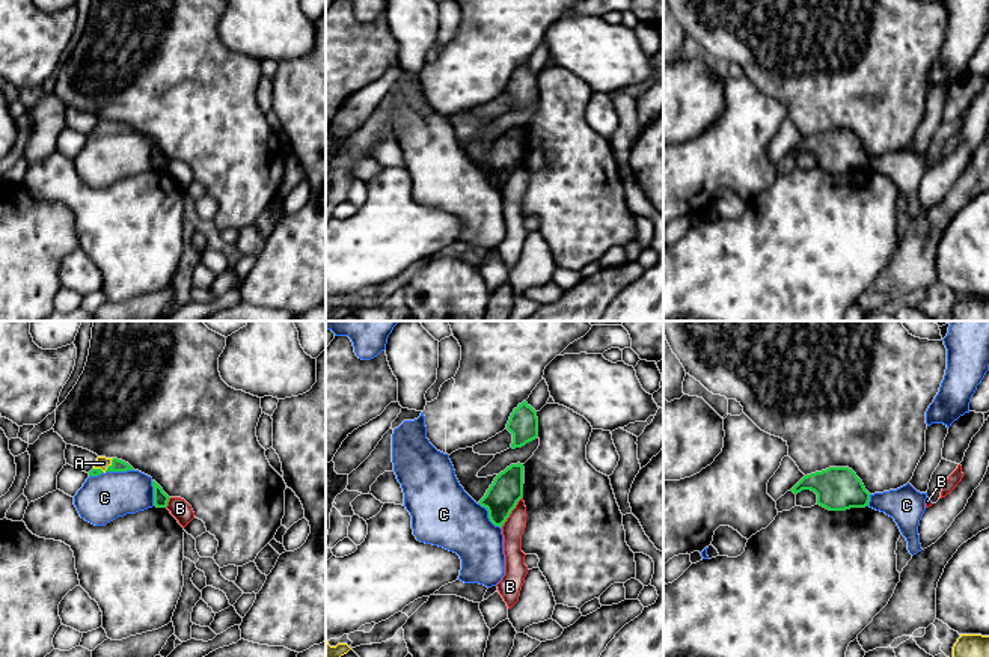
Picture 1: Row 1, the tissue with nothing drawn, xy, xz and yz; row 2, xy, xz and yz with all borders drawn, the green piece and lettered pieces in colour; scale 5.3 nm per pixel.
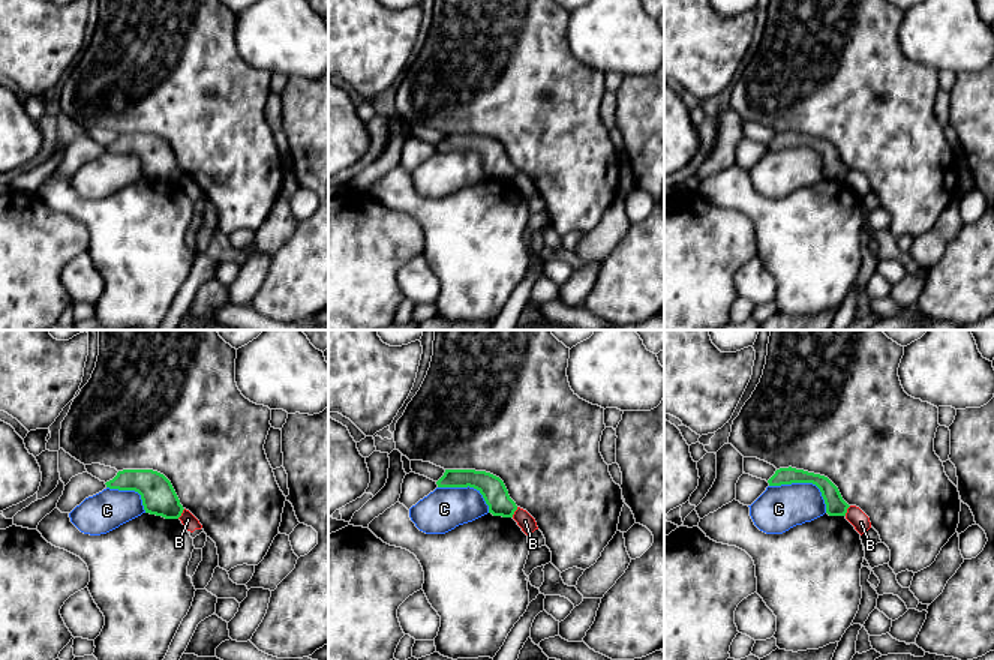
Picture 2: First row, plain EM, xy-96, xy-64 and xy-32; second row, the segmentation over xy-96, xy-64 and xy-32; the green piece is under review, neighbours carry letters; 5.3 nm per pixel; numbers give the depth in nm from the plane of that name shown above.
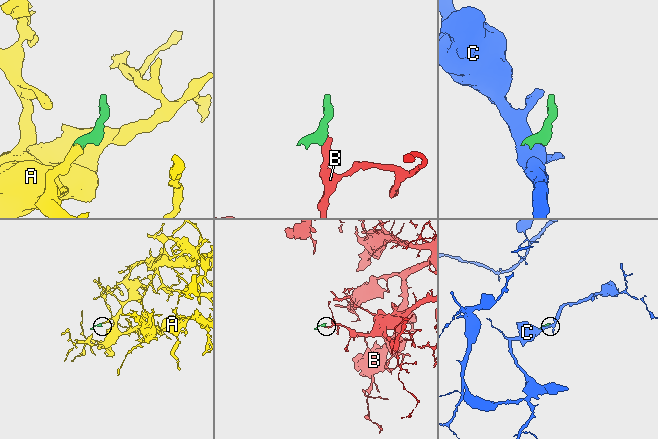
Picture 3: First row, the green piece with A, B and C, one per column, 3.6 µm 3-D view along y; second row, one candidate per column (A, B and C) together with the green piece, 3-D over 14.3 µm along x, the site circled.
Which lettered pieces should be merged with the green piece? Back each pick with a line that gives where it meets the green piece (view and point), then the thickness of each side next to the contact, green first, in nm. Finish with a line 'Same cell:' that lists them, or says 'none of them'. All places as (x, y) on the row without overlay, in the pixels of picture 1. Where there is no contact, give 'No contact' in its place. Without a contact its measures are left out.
A: Touches green at xy (106, 133). Thickness 60 nm (green) against 70 nm
Same cell: A

